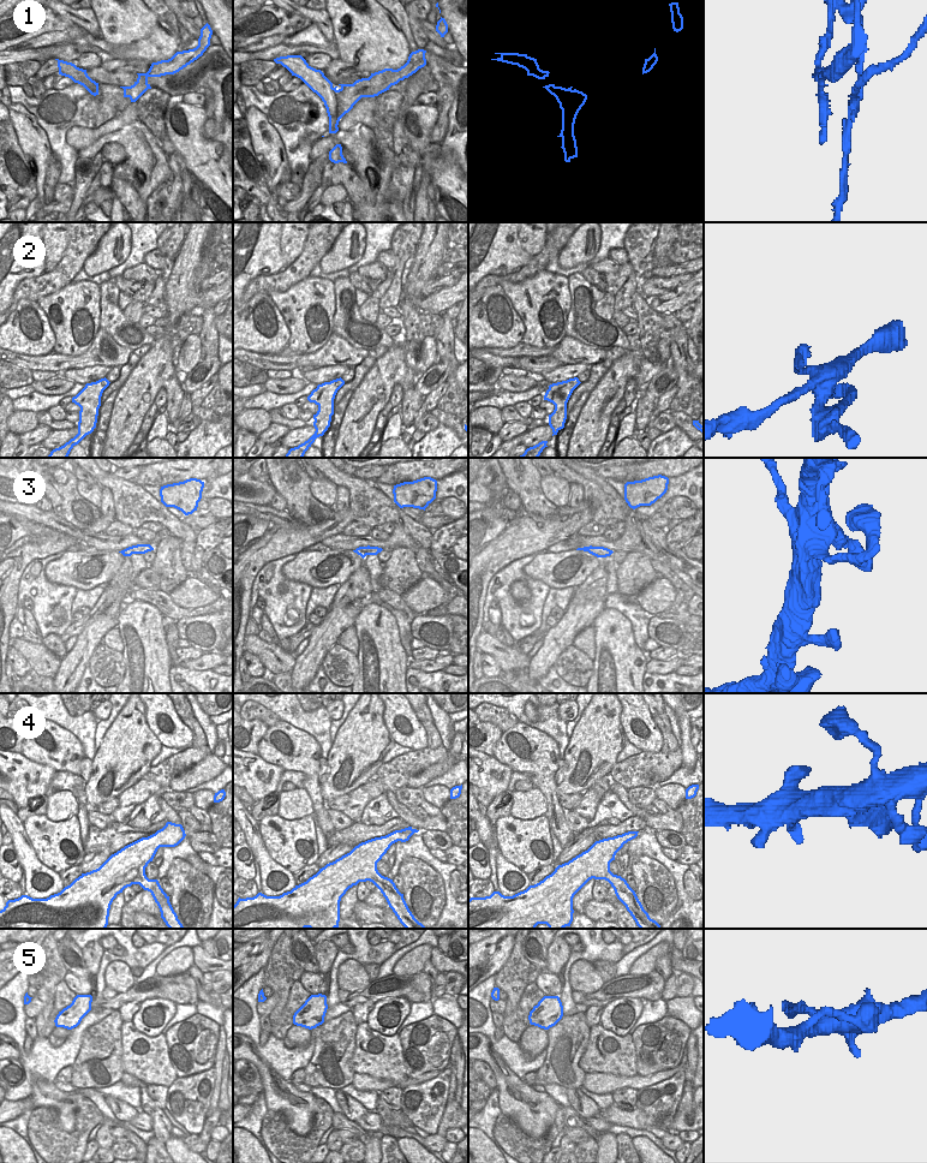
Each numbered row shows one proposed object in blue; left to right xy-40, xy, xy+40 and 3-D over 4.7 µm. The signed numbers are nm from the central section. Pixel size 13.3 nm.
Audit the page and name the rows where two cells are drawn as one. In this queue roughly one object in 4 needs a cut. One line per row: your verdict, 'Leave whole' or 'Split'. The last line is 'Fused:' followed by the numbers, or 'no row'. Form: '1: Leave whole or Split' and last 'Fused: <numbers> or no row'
1: Split
2: Split
3: Leave whole
4: Leave whole
5: Leave whole
Fused: 1, 2

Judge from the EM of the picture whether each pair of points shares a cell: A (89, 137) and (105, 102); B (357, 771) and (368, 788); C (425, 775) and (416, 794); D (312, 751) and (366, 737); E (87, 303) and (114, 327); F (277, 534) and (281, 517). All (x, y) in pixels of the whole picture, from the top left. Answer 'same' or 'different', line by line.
A: different
B: different
C: different
D: different
E: different
F: different

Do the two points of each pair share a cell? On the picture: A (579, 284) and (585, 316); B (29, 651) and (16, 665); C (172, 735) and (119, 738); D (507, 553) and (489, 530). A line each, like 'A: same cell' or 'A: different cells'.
A: same cell
B: different cells
C: different cells
D: different cells

